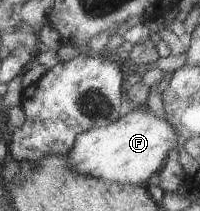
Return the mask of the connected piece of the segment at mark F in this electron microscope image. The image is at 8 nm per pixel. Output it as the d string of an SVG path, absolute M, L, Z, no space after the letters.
M146 107L124 111L121 118L103 128L78 134L67 155L67 169L115 184L142 185L165 164L166 156L177 146L177 131L166 119L159 119Z

